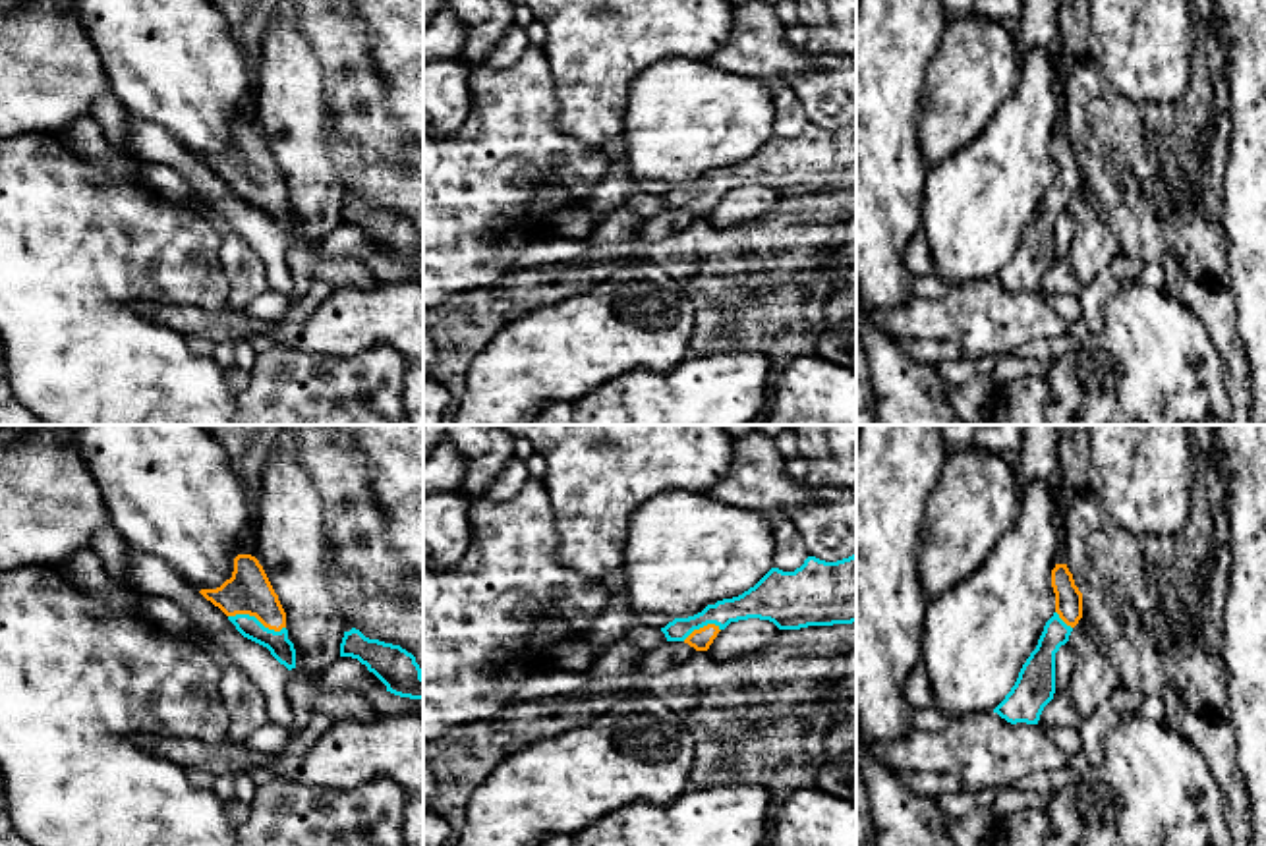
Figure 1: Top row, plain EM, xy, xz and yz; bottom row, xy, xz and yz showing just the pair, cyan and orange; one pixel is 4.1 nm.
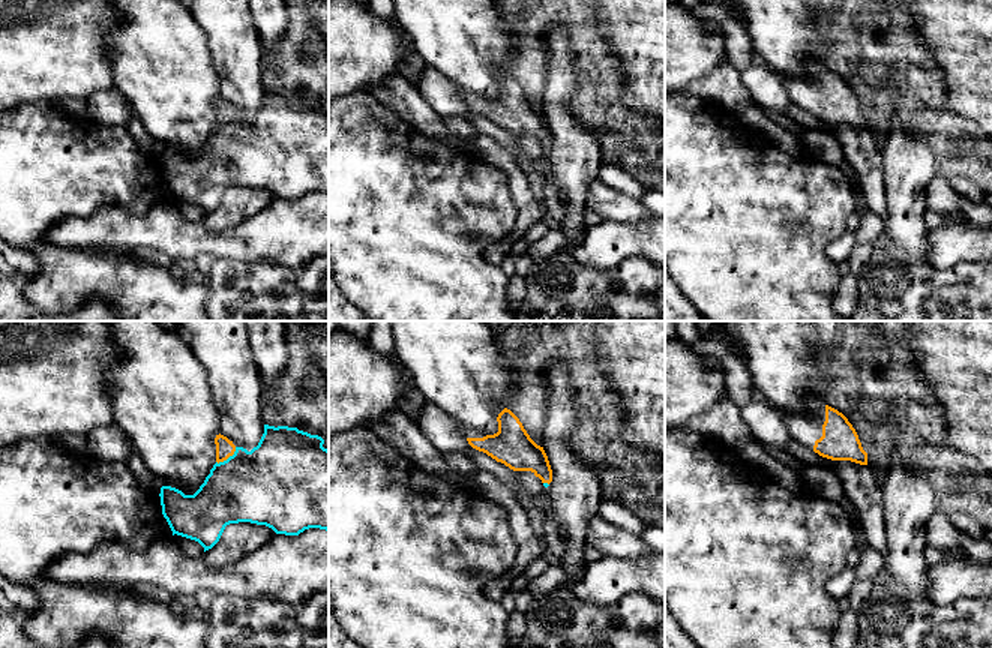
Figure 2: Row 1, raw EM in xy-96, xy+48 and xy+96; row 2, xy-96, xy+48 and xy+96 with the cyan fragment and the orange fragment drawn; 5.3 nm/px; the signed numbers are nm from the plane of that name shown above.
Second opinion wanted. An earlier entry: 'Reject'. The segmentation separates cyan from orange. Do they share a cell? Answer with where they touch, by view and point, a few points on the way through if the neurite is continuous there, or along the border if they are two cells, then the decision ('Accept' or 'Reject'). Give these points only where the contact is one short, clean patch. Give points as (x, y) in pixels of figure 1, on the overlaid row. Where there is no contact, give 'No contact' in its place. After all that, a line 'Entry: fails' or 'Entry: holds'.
Touches cyan at xy (256, 619). Path across: xy (281, 648), (256, 619), (248, 592). Accept
Entry: fails

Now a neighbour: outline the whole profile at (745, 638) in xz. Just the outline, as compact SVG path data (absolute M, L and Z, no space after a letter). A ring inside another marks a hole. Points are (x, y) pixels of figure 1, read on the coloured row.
M760 618L731 622L717 634L705 653L717 663L740 661L758 655L763 647L771 645L777 630L779 628L773 622Z

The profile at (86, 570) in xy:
M93 549L79 550L73 558L54 566L66 581L110 605L137 606L133 599L104 570Z

